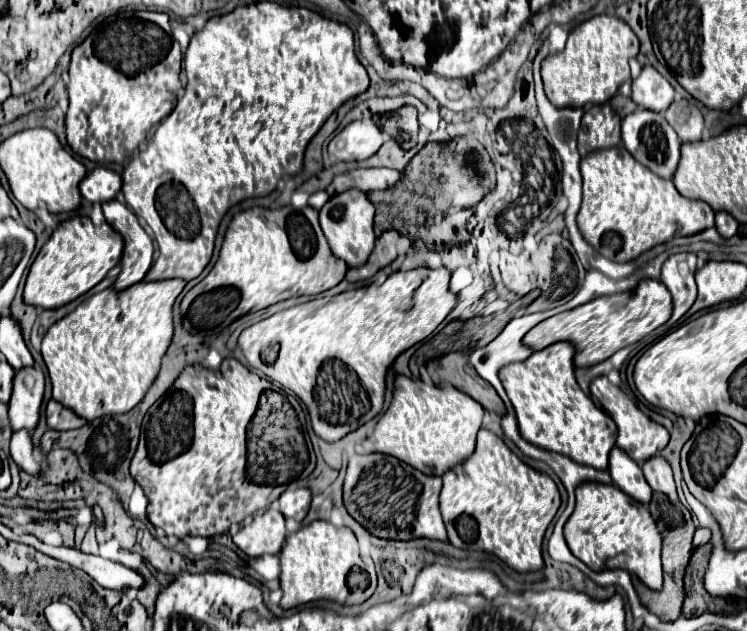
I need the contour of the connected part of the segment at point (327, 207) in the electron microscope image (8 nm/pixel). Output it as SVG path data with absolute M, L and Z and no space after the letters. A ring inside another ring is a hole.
M347 189L331 197L319 211L321 227L331 245L331 251L335 253L335 257L343 259L349 267L363 265L373 251L373 243L375 243L373 217L375 217L375 207L371 205L371 201L367 201L367 195L359 189Z

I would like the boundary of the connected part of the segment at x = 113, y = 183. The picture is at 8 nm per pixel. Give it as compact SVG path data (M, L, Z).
M97 167L79 183L79 189L87 201L105 203L115 199L121 189L121 177L107 167Z

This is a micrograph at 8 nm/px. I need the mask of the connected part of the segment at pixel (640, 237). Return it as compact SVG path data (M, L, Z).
M623 145L597 149L581 159L583 205L577 225L583 237L611 261L631 261L643 251L677 235L695 235L713 227L713 209L699 199L685 199L671 179L661 179L645 165L639 165Z

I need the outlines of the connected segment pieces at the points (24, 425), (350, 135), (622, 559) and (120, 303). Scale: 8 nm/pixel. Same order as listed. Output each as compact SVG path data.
M25 367L15 373L13 395L9 401L11 429L27 429L31 435L39 425L45 393L45 375L37 367Z
M373 119L353 121L331 139L329 155L339 161L363 161L369 159L381 143L381 131Z
M587 481L577 489L577 505L565 523L565 541L571 553L593 571L625 569L635 573L647 587L662 589L662 537L643 503L637 503L615 485Z
M165 279L165 281L141 281L131 285L125 291L115 291L113 287L95 293L93 297L79 303L75 311L57 321L45 335L41 353L49 369L53 383L53 399L73 409L79 417L91 421L103 415L127 413L145 397L153 385L161 359L171 345L173 337L173 303L183 291L183 279Z

